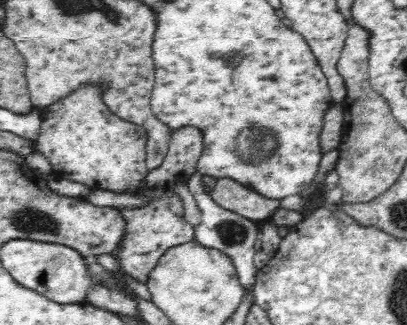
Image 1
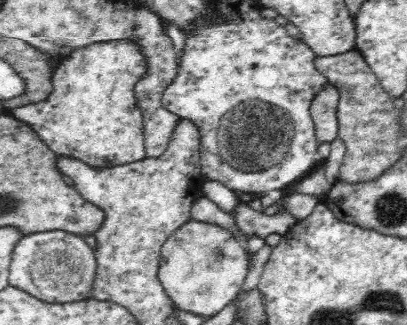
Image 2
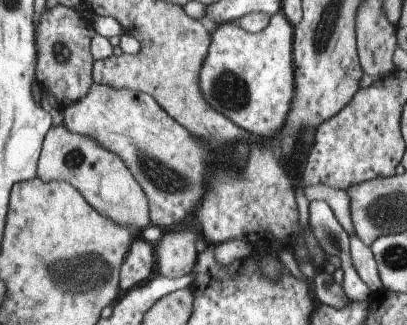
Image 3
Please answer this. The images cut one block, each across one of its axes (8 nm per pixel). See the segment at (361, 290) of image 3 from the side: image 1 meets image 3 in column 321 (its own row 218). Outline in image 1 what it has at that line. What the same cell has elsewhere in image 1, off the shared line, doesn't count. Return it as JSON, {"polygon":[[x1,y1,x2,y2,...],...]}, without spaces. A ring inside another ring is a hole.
{"polygon":[[194,174,190,180,188,180,188,190,192,192,194,200,198,202,200,210,202,210,202,224,196,226,196,236,194,240,198,240,202,246,208,246,208,248,216,248,216,250,222,250,226,256,230,256,230,260,234,262,236,270,238,270,238,276,240,276,240,284,244,286,244,290,252,290,252,286,256,284,256,274,260,272,256,266,254,266,254,256,256,256,256,240,260,240,260,230,258,226,254,226,254,220,250,218,244,218,232,210,226,210,222,206,218,206,210,192,206,192,204,184,202,184,202,174]]}

